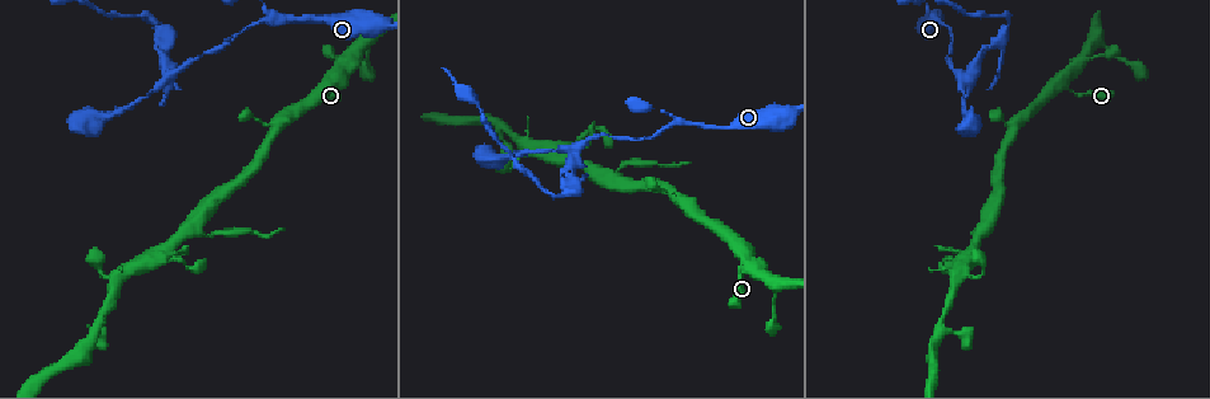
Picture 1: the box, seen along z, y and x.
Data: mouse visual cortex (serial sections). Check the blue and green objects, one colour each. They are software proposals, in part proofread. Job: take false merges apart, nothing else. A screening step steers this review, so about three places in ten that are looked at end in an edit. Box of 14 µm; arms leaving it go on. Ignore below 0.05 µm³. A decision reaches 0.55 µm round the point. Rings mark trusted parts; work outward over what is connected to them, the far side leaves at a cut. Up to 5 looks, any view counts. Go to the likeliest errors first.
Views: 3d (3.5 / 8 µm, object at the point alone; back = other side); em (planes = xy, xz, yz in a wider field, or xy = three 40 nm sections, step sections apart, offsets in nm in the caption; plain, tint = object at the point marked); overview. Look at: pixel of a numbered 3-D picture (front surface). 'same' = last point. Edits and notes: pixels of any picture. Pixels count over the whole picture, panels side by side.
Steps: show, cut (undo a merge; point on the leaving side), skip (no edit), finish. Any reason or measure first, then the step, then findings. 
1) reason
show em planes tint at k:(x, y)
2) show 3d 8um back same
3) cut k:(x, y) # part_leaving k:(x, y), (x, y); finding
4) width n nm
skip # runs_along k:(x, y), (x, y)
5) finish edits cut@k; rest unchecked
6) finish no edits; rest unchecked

arms part here
show 3d 3.5um at 1:(278, 17)

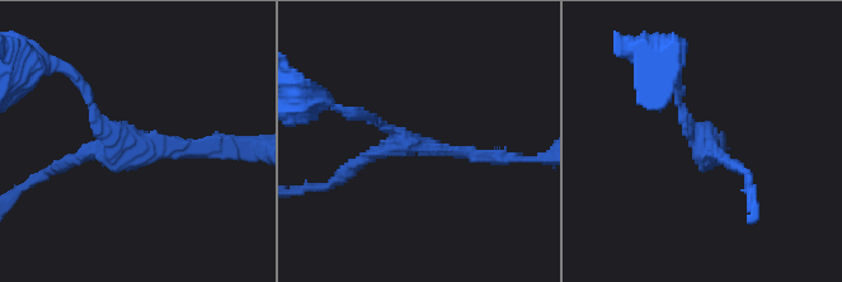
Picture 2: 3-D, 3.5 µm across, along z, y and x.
arms 3; arm_widths 100, 150, 200 nm; now the EM
show em xy step 5 tint at 2:(127, 145)

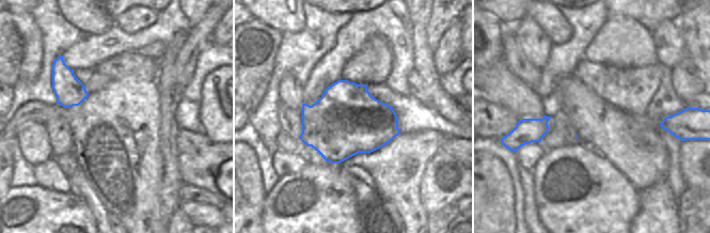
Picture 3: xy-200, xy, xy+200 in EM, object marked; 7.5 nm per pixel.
show em xy step 3 tint same

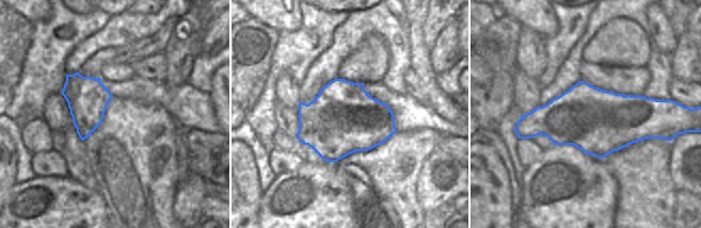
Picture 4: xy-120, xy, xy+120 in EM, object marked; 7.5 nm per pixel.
skip # runs_along 2:(216, 149), (130, 145), (56, 168); one cell here

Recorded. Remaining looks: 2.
small branch off a trunk
show 3d 8um back at 1:(572, 151)

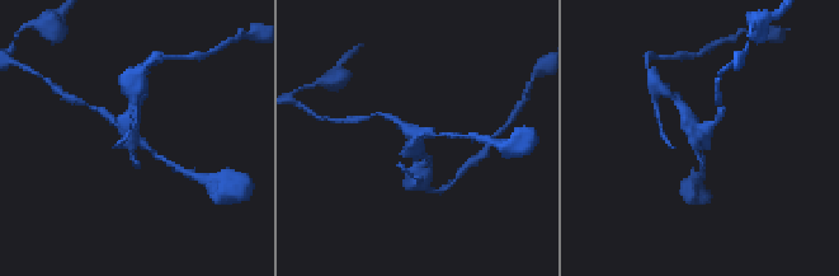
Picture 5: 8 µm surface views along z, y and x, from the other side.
show em xy step 2 tint at 5:(129, 136)

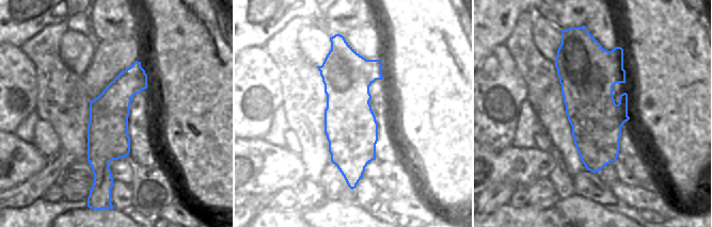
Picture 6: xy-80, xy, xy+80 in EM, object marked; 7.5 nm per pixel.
width 400 nm
cut 5:(131, 112) # part_leaving 5:(131, 135), (132, 92); two cells meet here

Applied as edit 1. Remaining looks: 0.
finish edits cut@5; rest unchecked

